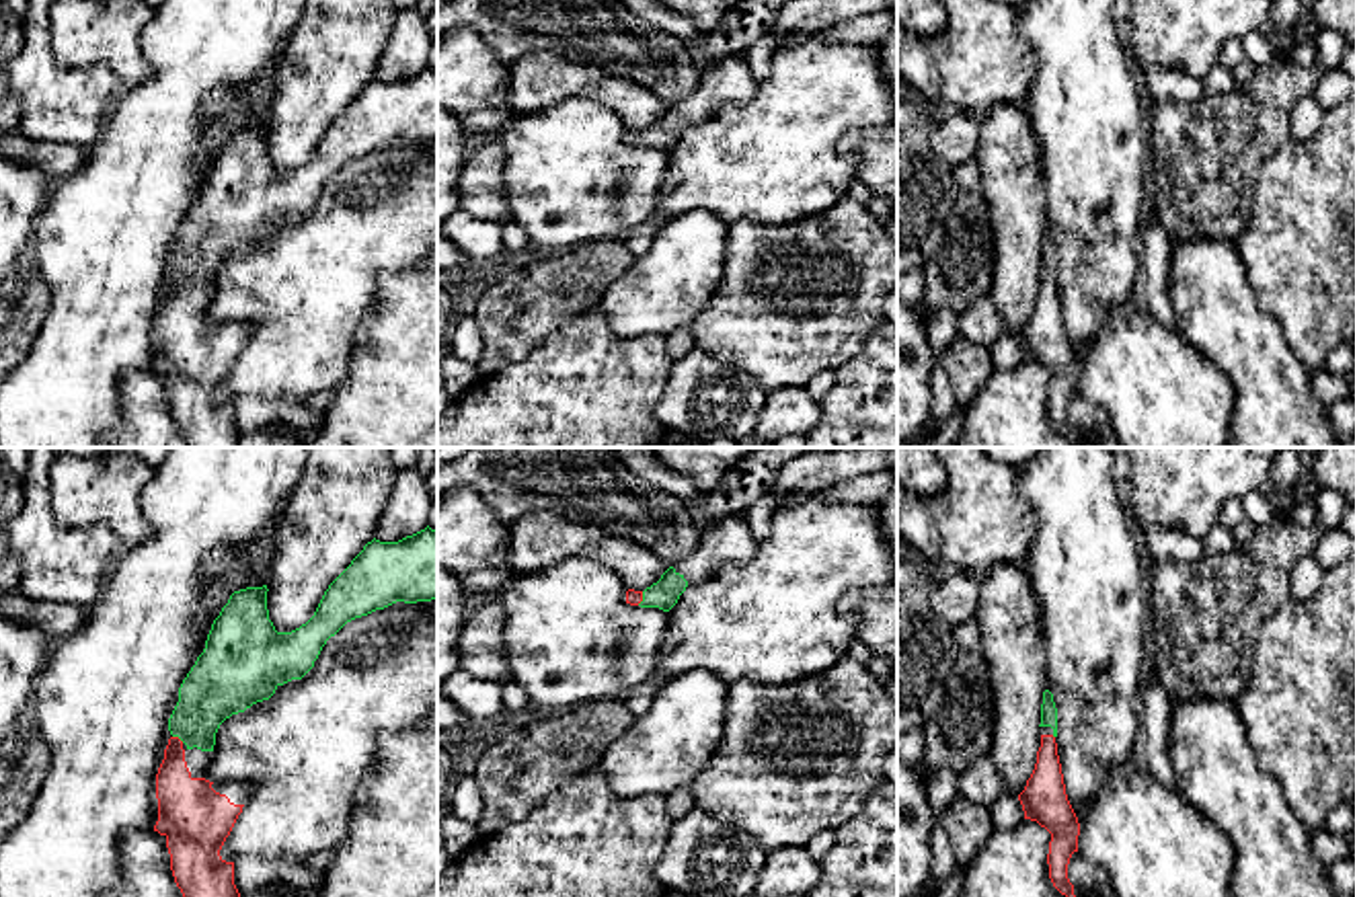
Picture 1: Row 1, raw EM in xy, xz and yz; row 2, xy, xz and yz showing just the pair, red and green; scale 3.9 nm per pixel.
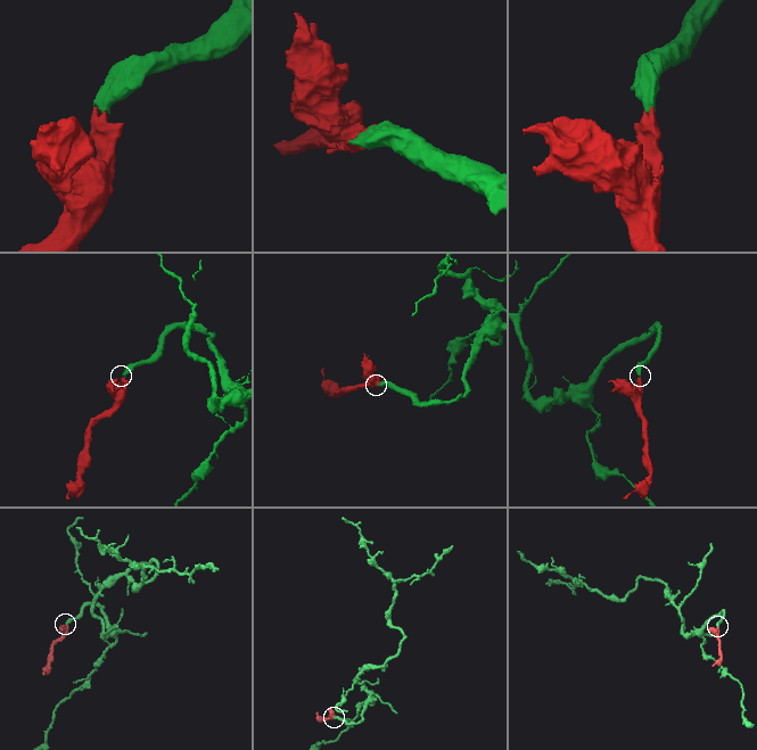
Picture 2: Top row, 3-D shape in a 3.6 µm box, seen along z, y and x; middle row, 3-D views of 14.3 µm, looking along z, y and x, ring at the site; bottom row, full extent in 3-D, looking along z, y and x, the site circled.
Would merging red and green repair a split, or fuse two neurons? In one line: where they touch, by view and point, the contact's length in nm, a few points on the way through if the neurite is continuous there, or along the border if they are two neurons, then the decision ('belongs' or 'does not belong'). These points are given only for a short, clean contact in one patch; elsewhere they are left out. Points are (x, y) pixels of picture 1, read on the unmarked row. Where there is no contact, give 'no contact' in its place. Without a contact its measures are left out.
xy (177, 278) | 50 nm | belongs

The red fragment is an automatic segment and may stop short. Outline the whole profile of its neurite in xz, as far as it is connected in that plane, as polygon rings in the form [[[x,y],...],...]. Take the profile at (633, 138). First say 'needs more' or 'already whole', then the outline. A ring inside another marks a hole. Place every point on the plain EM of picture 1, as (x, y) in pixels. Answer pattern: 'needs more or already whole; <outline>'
needs more; [[[669,107],[657,123],[647,127],[645,131],[626,131],[626,144],[641,148],[659,148],[669,152],[680,135],[686,131],[688,121],[673,107]]]

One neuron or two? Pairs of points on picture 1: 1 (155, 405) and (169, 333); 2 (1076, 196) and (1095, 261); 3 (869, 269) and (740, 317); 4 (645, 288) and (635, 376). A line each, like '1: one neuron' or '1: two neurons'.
1: two neurons
2: one neuron
3: one neuron
4: two neurons

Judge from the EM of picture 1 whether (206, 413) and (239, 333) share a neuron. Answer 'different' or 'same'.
same

